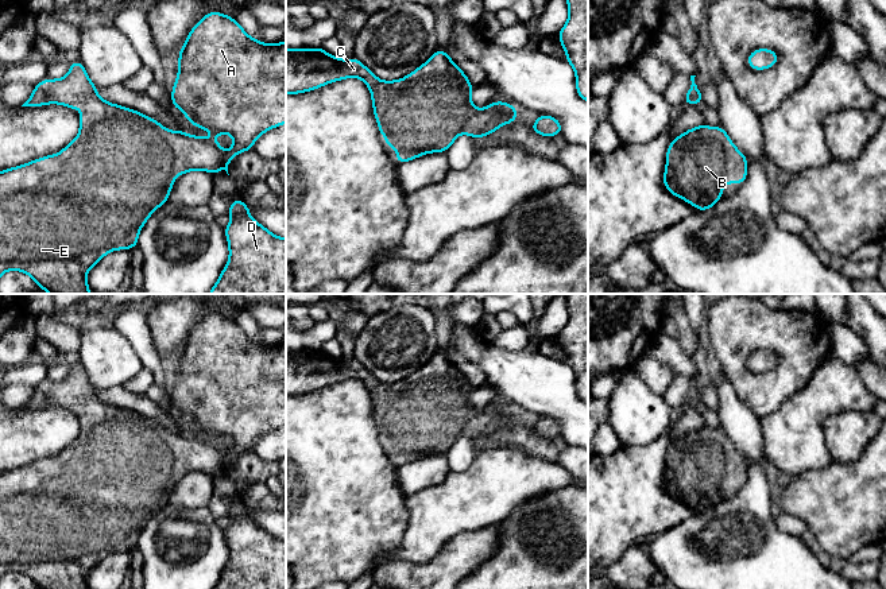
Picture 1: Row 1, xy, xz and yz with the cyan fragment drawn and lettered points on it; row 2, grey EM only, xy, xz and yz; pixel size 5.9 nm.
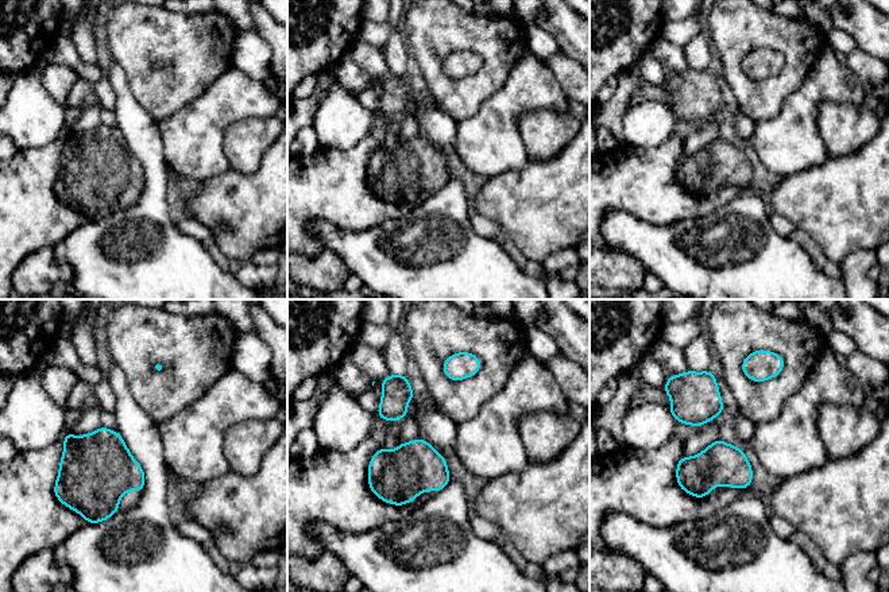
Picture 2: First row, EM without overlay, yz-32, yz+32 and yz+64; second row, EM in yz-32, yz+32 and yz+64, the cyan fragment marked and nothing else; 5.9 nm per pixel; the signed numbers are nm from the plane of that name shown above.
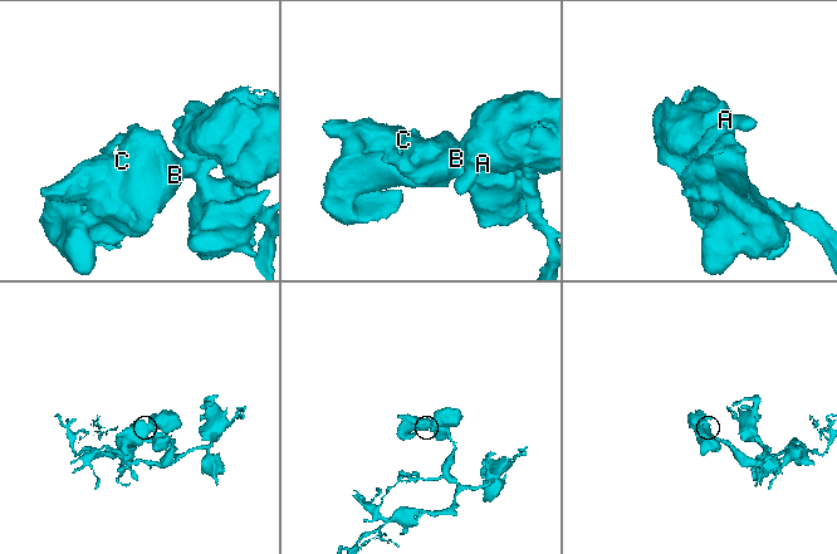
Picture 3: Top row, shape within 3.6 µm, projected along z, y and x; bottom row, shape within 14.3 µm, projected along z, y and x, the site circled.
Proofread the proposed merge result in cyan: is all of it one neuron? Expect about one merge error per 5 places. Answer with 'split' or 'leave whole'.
leave whole

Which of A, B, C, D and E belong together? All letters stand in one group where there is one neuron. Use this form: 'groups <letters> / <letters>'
groups A B C D E

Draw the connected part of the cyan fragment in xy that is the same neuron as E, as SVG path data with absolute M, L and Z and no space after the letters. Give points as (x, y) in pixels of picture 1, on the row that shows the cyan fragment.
M212 11L208 12L189 32L185 46L178 54L178 59L179 67L177 81L171 90L173 108L181 109L190 124L210 131L216 136L221 133L231 133L233 137L233 147L229 151L225 151L218 146L216 139L191 136L185 131L167 131L165 125L160 125L152 117L146 117L138 111L102 100L96 93L98 86L88 78L84 65L80 61L70 63L70 71L63 78L45 78L35 86L30 98L22 105L43 106L46 104L61 104L70 109L80 108L80 132L71 143L55 155L43 156L30 163L0 171L0 276L5 271L15 270L30 275L39 288L49 291L50 294L90 294L92 290L86 283L88 271L108 252L116 249L131 251L136 247L142 226L160 205L169 201L174 179L178 175L191 170L204 170L216 175L220 168L225 170L228 174L228 163L233 156L243 151L251 151L255 140L260 135L286 123L286 40L275 44L264 44L260 40L252 39L233 18Z

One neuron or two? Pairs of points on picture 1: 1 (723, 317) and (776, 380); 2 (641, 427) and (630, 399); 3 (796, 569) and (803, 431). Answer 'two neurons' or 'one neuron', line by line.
1: one neuron
2: one neuron
3: two neurons

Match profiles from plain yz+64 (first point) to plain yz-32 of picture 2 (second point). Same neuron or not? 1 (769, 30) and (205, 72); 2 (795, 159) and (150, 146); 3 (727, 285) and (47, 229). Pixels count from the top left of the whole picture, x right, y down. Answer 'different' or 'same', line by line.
1: same
2: different
3: different

